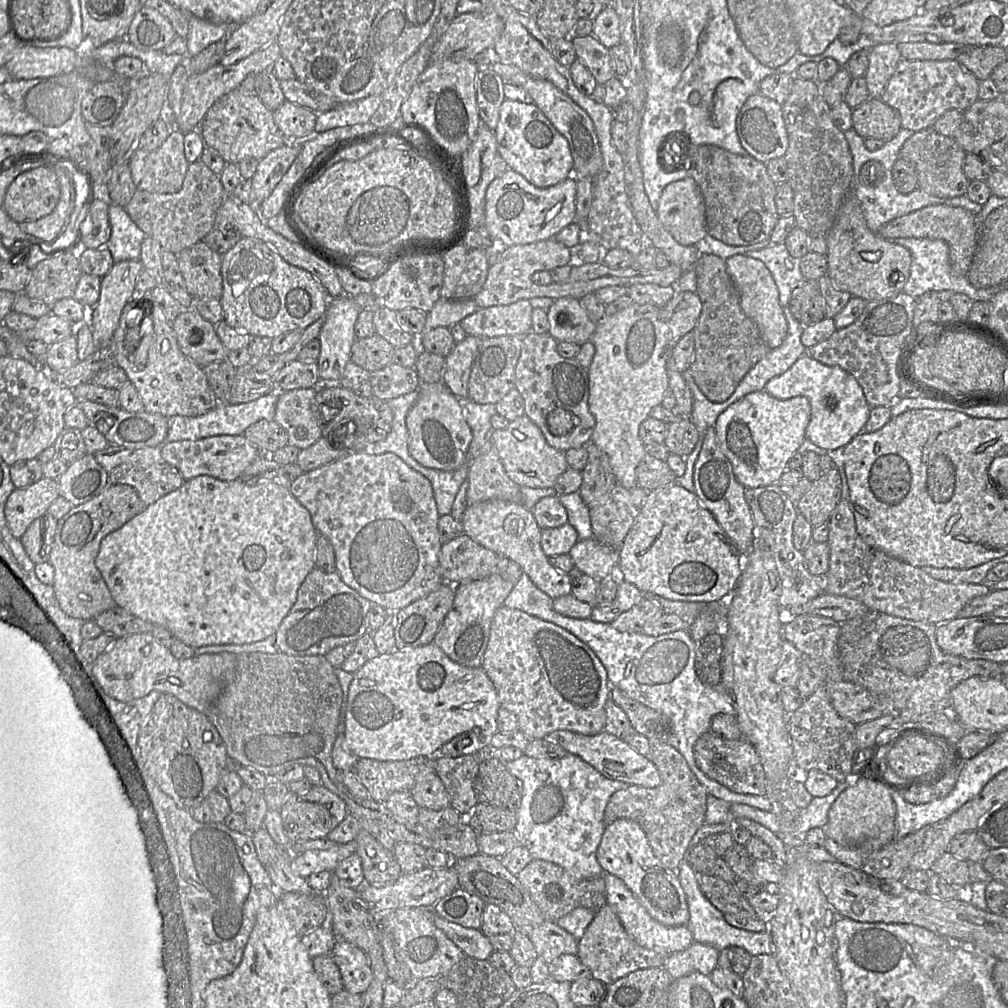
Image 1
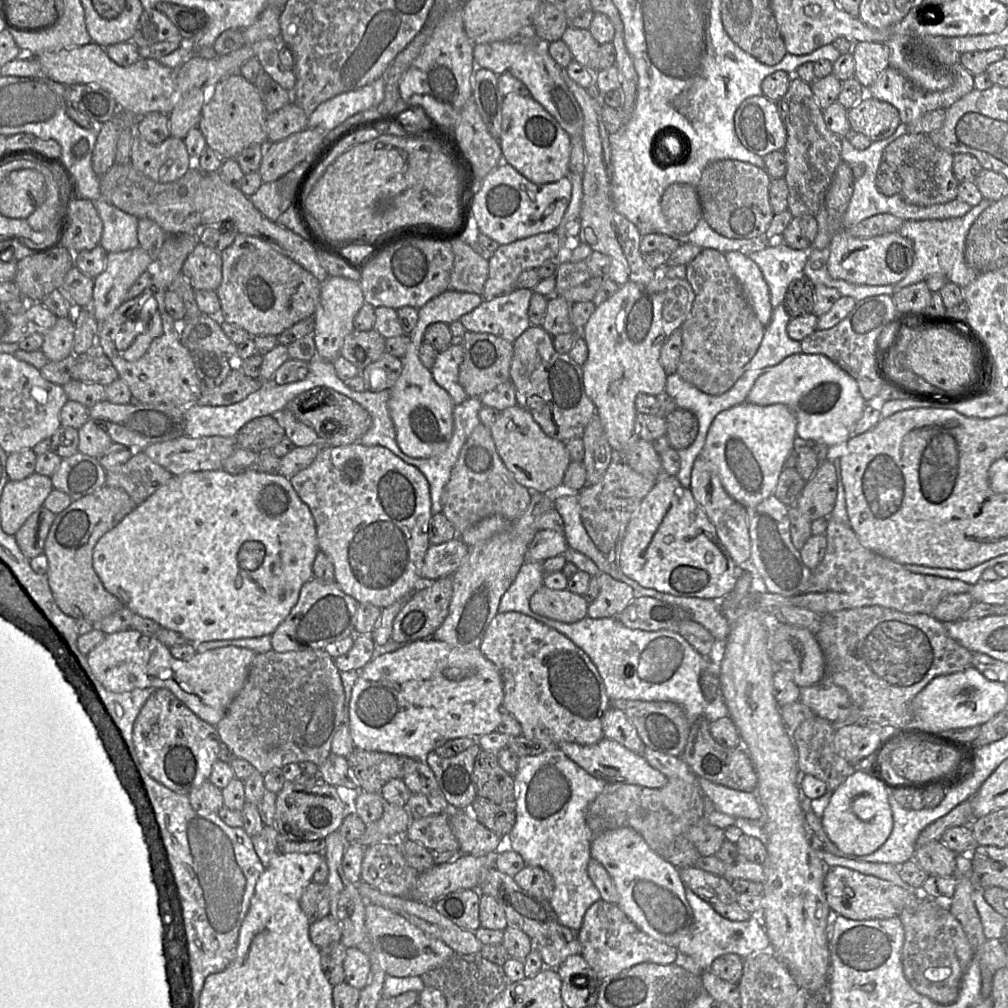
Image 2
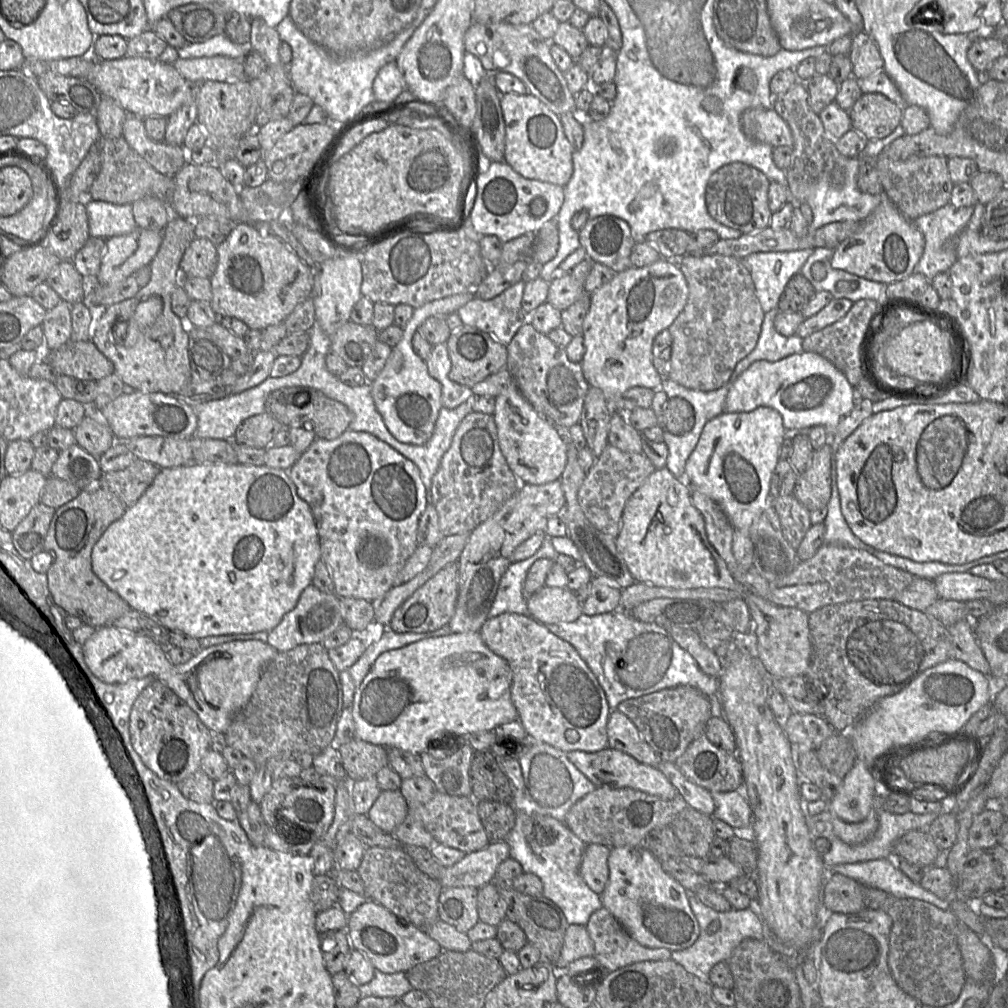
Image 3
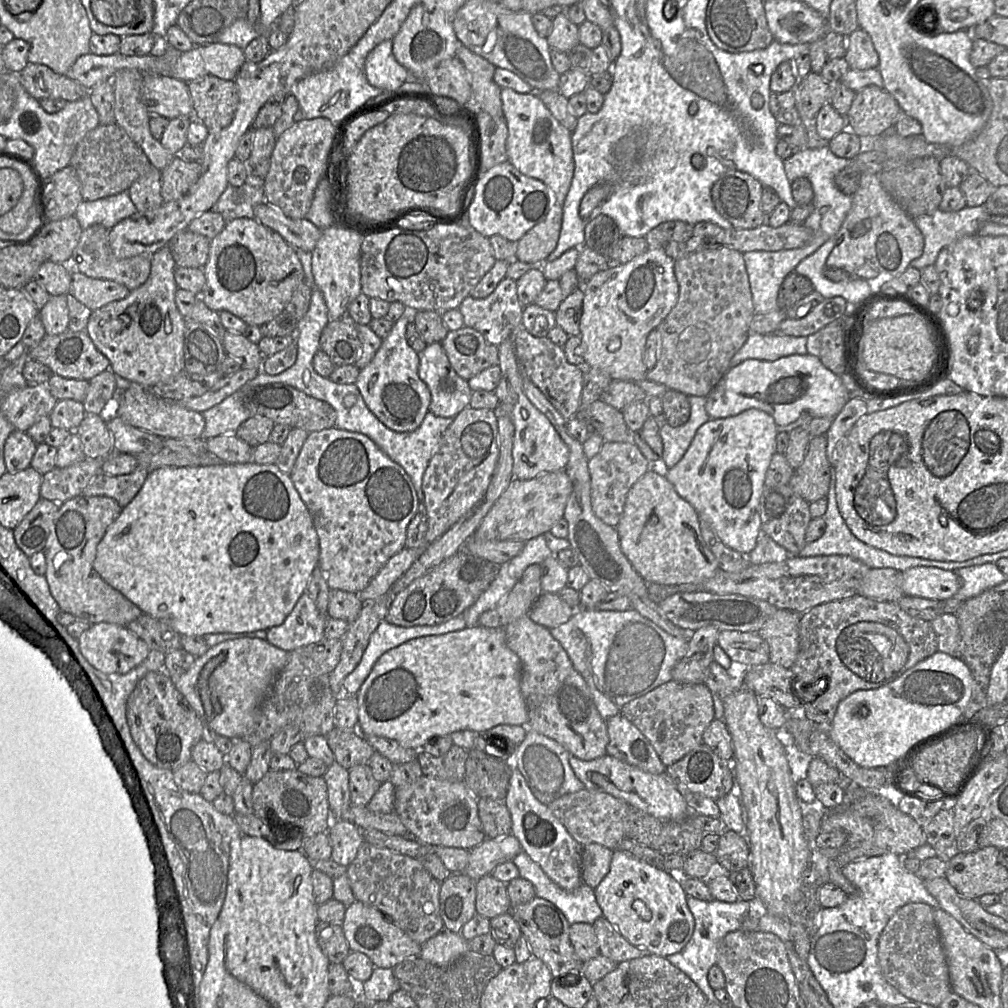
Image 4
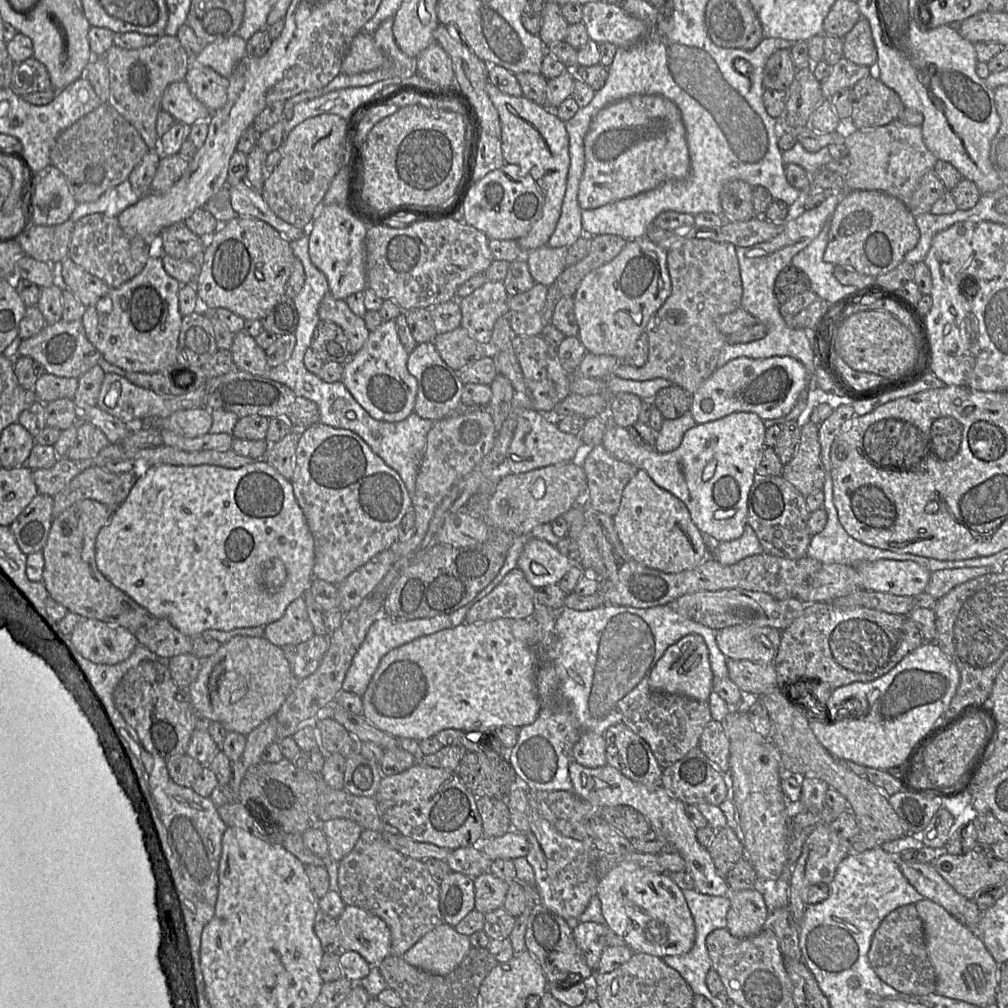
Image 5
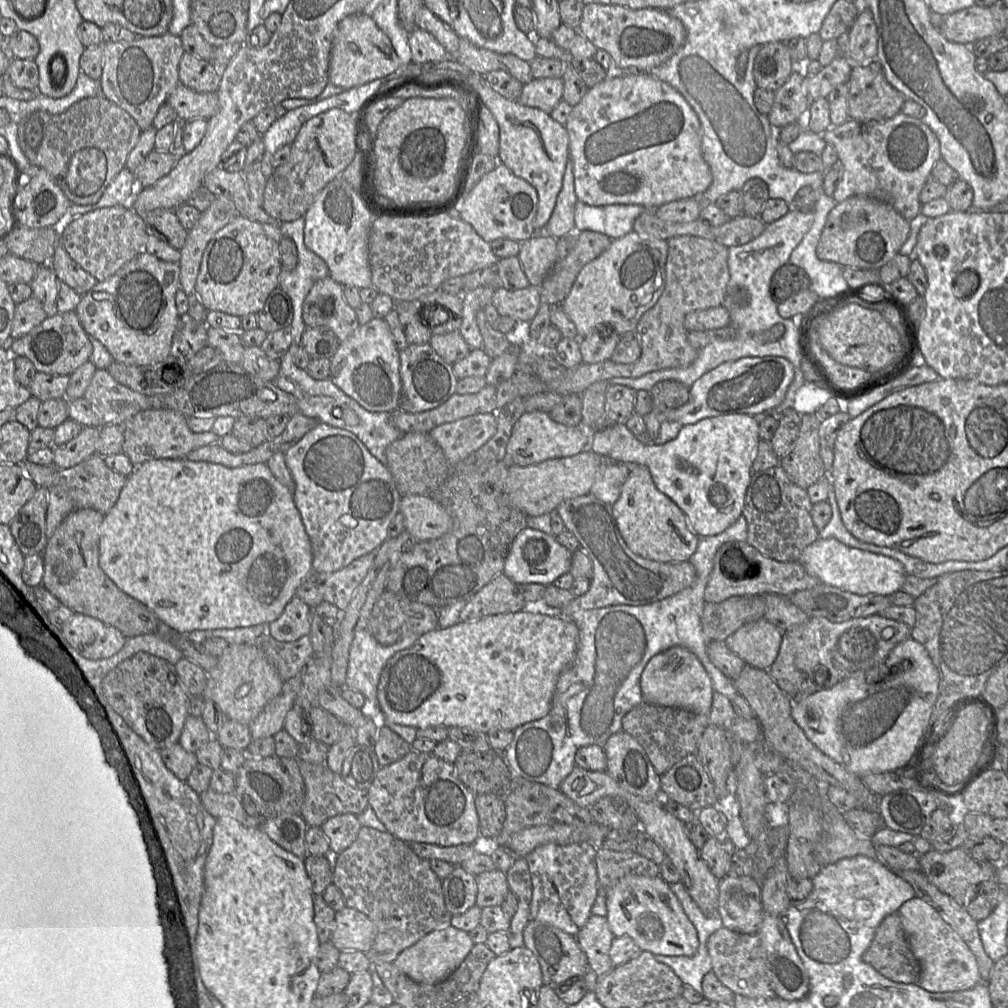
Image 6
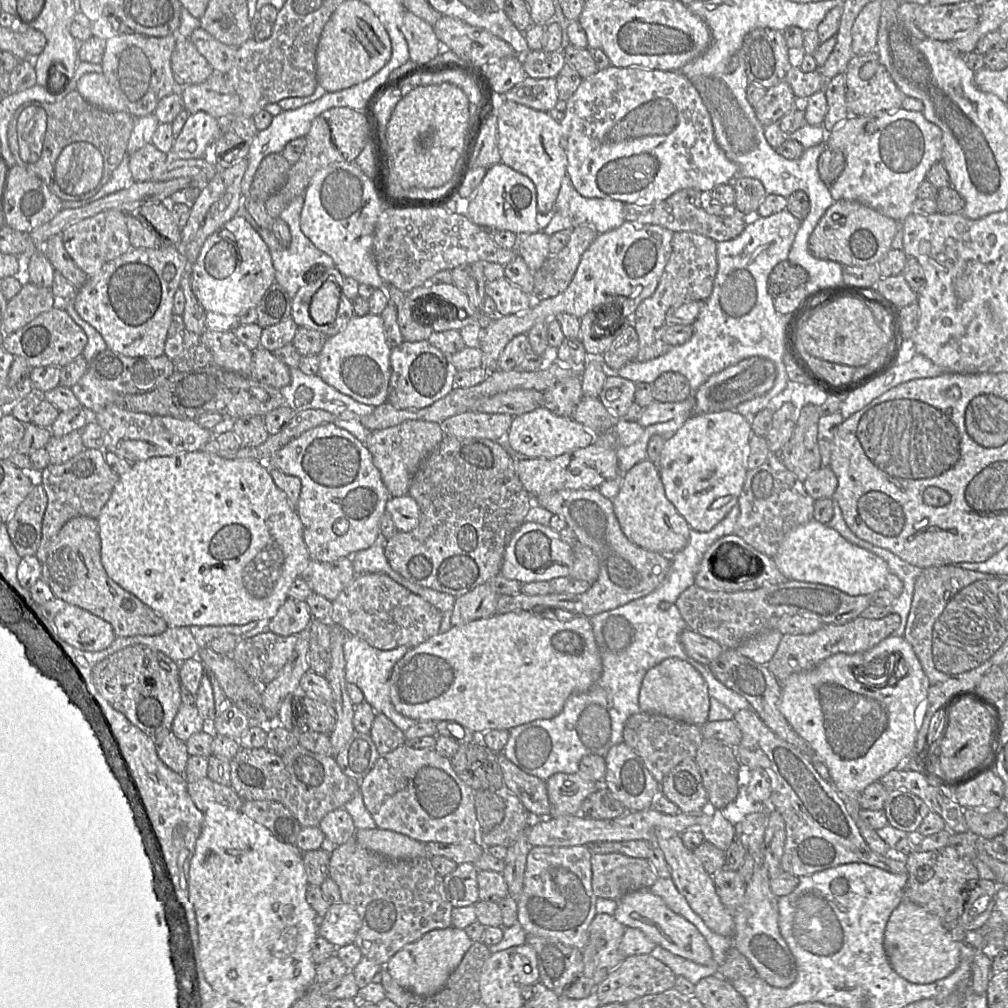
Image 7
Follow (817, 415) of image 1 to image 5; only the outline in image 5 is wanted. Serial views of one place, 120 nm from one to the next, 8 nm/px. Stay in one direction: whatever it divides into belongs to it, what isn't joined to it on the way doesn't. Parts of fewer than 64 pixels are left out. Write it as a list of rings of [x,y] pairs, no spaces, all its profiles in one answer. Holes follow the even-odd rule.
[[[789,356],[764,359],[738,357],[717,368],[691,397],[690,412],[696,424],[718,420],[731,413],[752,412],[763,421],[787,415],[807,386],[804,366]]]

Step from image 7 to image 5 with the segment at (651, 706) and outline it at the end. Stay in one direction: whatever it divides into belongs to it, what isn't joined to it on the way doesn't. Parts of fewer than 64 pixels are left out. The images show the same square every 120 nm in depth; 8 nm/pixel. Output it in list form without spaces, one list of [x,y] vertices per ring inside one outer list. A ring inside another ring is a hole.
[[[690,634],[669,646],[657,661],[649,676],[651,691],[680,694],[700,701],[708,701],[713,688],[713,673],[708,648],[698,634]]]

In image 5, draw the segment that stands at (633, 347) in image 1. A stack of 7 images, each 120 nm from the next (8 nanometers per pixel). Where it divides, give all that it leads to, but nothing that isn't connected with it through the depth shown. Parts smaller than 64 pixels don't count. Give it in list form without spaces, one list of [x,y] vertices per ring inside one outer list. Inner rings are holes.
[[[645,235],[628,240],[622,251],[609,263],[589,272],[580,282],[574,299],[574,315],[578,324],[578,338],[588,353],[608,355],[622,360],[631,350],[651,316],[671,294],[671,279],[667,267],[667,251]]]

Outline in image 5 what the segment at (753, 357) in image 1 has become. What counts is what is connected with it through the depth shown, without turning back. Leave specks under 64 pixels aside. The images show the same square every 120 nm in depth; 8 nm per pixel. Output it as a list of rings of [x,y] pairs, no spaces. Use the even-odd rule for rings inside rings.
[[[692,238],[674,245],[667,251],[667,267],[671,279],[671,294],[651,316],[645,332],[648,335],[649,352],[642,367],[619,363],[612,376],[622,379],[646,381],[664,378],[693,395],[700,385],[717,369],[717,360],[726,342],[726,336],[717,327],[717,318],[741,307],[743,293],[736,246],[732,243]]]

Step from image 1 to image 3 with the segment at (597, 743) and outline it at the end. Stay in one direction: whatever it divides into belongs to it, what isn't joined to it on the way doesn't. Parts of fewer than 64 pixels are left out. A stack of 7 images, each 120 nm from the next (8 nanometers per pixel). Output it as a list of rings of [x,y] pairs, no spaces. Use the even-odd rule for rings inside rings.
[[[610,747],[598,752],[569,751],[568,760],[583,773],[596,787],[633,788],[664,800],[674,798],[678,792],[665,775],[656,767],[637,761],[632,756]]]

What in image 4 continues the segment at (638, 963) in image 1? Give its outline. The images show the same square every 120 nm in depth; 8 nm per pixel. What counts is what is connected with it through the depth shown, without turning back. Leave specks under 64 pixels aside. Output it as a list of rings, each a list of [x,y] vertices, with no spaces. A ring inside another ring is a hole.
[[[604,916],[598,918],[593,927],[600,954],[618,964],[651,954],[628,942]]]

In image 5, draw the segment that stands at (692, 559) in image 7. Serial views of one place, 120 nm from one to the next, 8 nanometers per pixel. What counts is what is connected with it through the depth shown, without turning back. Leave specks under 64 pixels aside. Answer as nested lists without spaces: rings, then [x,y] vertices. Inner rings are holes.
[[[747,523],[741,537],[732,541],[720,542],[712,556],[721,565],[733,565],[747,557],[763,553],[764,550],[756,533]],[[604,605],[587,611],[562,608],[554,627],[545,629],[543,637],[543,649],[554,663],[559,678],[562,701],[556,709],[540,709],[534,723],[518,729],[517,742],[506,755],[516,775],[528,785],[529,790],[571,792],[573,784],[569,777],[569,764],[573,760],[573,746],[581,733],[589,731],[604,735],[611,725],[622,722],[628,707],[651,692],[651,670],[669,646],[687,635],[698,634],[708,648],[713,677],[721,679],[729,675],[727,658],[716,643],[716,633],[716,630],[678,614],[670,605],[643,609]]]

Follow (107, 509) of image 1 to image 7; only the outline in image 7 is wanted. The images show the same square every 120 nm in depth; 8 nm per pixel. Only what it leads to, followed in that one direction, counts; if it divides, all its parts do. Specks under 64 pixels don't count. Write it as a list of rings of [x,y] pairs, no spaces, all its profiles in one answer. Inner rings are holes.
[[[77,516],[67,521],[53,540],[47,558],[41,565],[41,579],[49,585],[55,598],[108,621],[116,636],[154,636],[168,628],[160,615],[108,576],[101,563],[101,539],[95,518]]]

